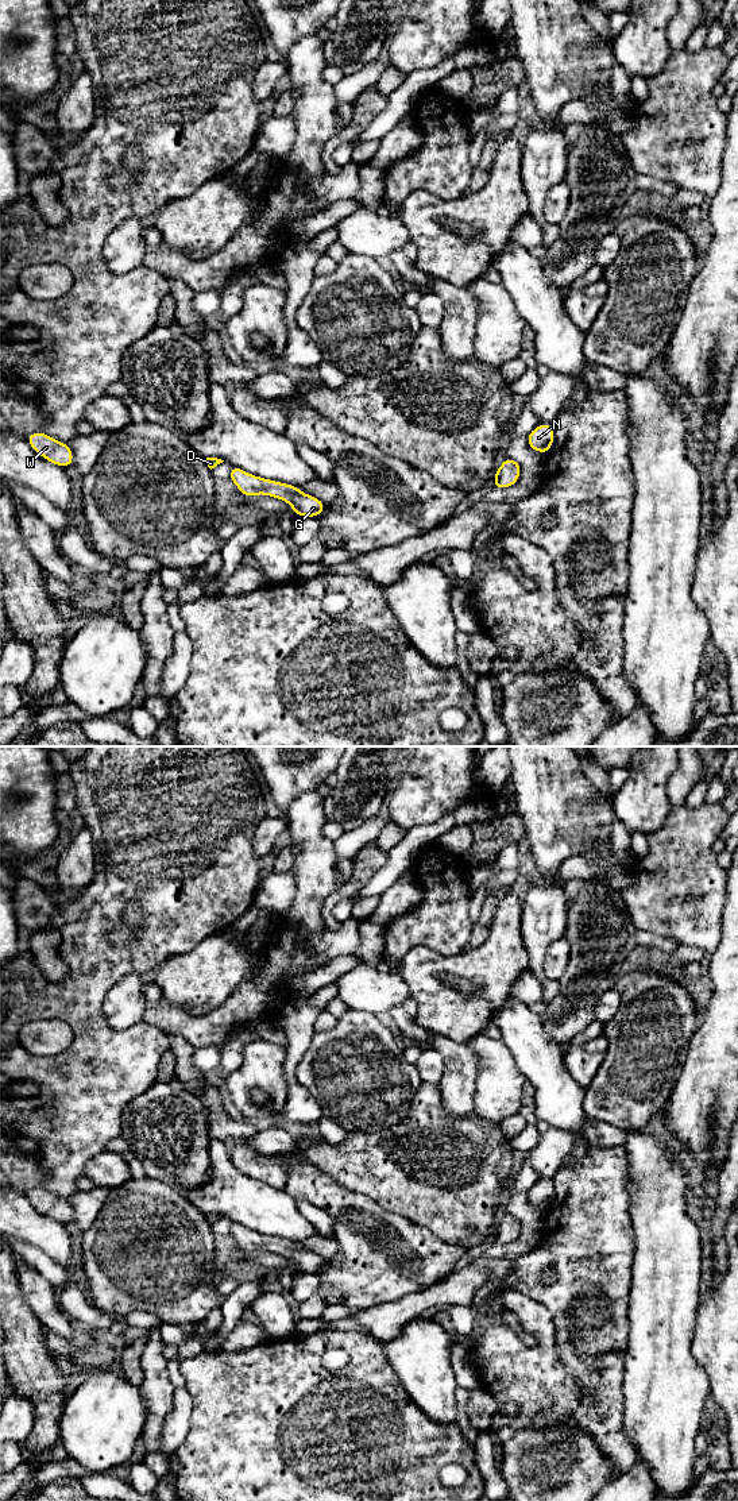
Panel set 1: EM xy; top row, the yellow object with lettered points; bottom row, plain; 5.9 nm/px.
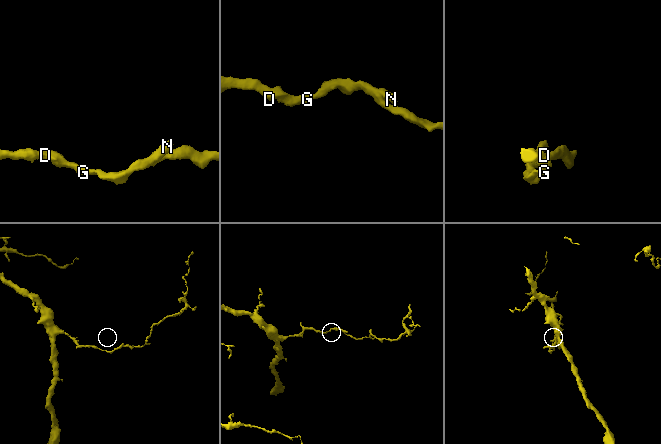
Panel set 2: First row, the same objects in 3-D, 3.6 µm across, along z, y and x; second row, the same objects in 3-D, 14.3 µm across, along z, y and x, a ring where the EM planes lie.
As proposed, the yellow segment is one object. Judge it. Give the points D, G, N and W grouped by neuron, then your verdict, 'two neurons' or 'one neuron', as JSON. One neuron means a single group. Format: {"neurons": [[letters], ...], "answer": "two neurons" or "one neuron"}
{"neurons": [["D", "G", "N", "W"]], "answer": "one neuron"}

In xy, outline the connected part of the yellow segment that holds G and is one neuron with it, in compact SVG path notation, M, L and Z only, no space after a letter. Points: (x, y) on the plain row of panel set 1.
M231 1222L229 1234L246 1253L264 1250L279 1254L301 1273L318 1273L327 1262L316 1253L301 1249L297 1242L255 1232L235 1222Z

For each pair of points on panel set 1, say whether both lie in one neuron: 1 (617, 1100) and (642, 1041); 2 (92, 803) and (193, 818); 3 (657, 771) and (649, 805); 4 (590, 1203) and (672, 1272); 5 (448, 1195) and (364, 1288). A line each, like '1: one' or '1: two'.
1: one
2: one
3: one
4: two
5: two

